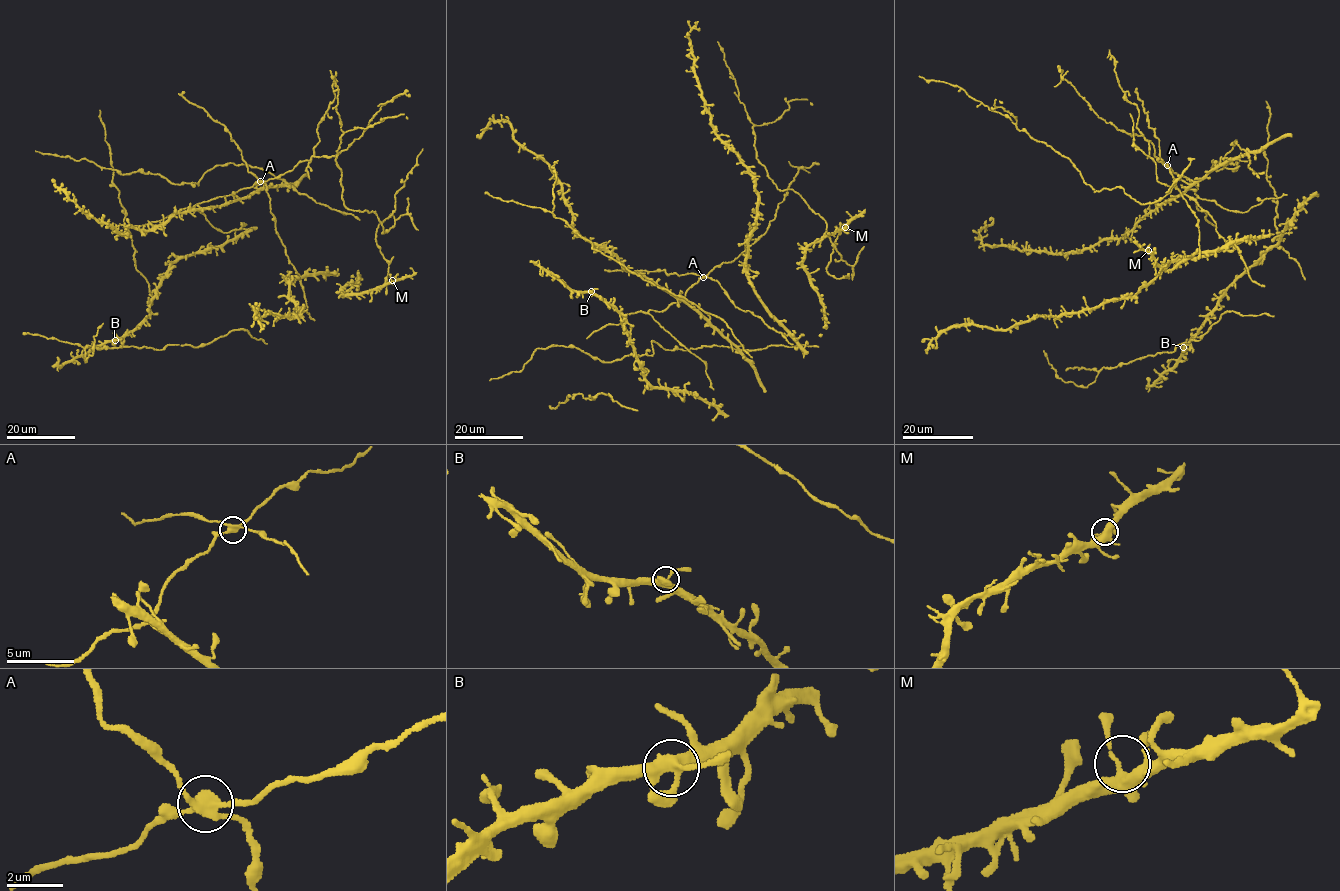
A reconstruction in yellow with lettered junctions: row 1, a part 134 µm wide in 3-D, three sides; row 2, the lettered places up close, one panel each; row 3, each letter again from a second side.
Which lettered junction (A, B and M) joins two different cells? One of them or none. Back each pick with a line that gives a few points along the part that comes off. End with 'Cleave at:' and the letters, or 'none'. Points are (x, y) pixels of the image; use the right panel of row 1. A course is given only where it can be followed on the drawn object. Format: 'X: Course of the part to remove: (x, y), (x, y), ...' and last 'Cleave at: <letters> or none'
A: Course of the part to remove: (1167, 165), (1159, 162), (1154, 145), (1143, 135), (1128, 134), (1101, 119), (1061, 77), (1061, 71)
Cleave at: A

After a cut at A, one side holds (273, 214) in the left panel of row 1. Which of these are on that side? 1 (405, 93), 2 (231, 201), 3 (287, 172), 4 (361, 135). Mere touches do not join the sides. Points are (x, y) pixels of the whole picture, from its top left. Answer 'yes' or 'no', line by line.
1: no
2: yes
3: no
4: no

